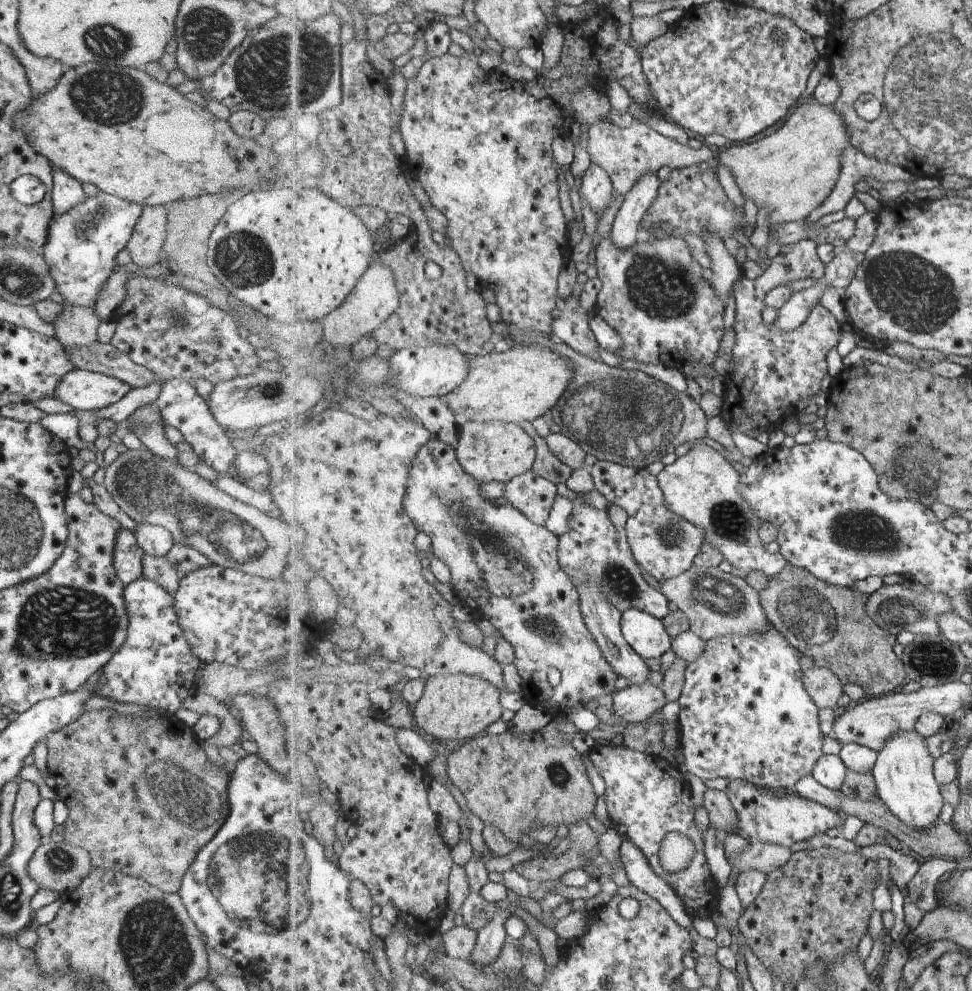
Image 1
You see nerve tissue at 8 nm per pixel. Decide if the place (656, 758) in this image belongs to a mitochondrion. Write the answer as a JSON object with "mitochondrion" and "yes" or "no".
{"mitochondrion":"no"}

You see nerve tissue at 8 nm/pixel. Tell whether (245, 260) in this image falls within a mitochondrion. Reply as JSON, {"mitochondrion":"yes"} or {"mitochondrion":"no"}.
{"mitochondrion":"yes"}

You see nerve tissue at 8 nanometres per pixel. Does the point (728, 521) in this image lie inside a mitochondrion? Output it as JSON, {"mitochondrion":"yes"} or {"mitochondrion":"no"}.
{"mitochondrion":"yes"}

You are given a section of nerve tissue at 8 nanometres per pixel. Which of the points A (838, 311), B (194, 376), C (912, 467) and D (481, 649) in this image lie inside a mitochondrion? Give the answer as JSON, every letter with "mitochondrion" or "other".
{"A":"other","B":"other","C":"mitochondrion","D":"other"}

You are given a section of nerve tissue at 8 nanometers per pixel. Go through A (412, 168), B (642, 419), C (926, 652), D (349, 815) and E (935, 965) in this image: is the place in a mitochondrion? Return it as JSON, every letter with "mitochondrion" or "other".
{"A":"other","B":"mitochondrion","C":"mitochondrion","D":"other","E":"other"}

